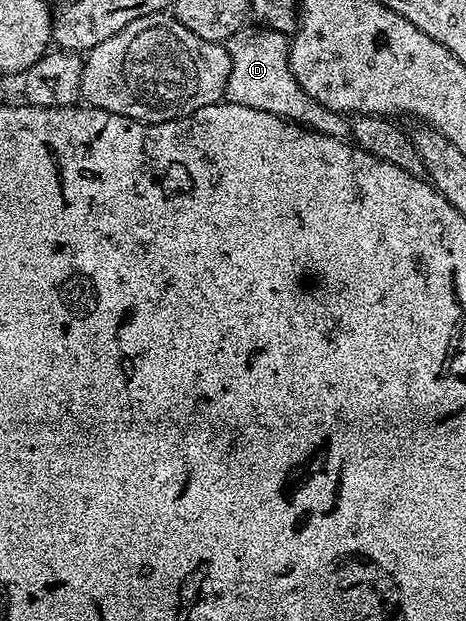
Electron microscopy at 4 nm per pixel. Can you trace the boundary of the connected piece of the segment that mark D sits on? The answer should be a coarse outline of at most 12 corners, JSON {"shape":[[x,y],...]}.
{"shape":[[262,25],[225,44],[224,98],[349,141],[351,122],[309,97],[290,38]]}

